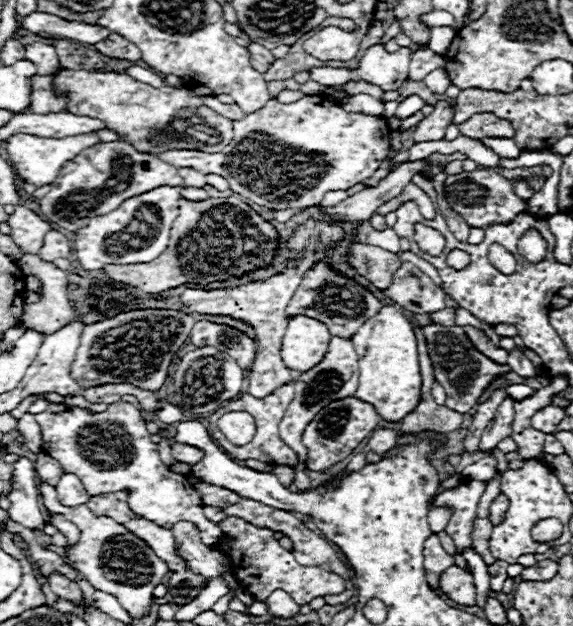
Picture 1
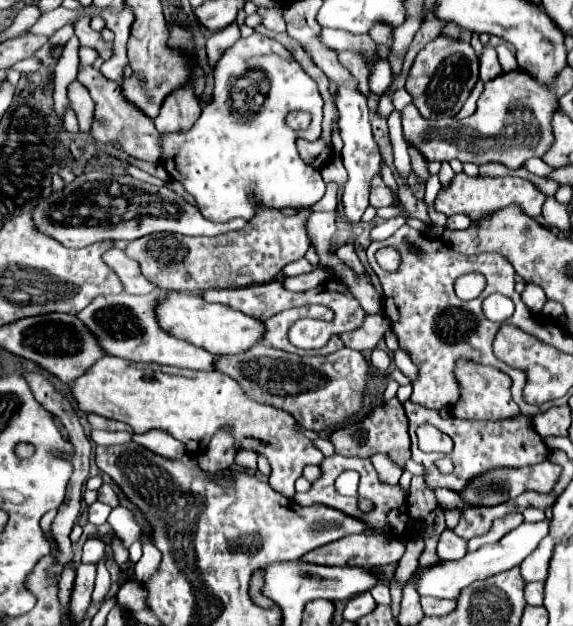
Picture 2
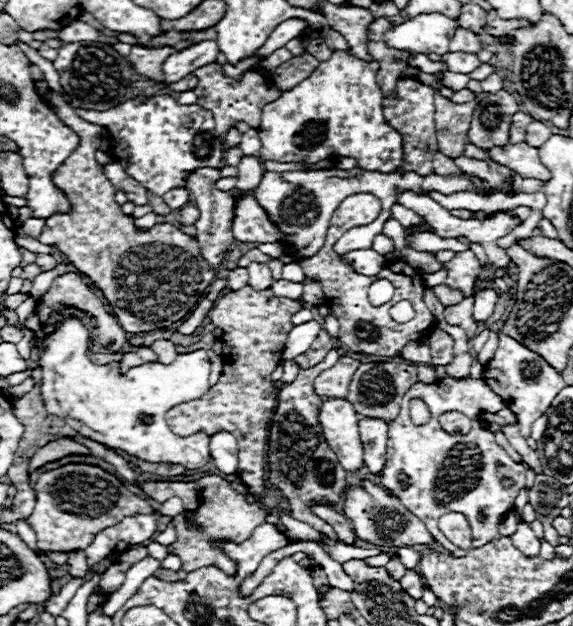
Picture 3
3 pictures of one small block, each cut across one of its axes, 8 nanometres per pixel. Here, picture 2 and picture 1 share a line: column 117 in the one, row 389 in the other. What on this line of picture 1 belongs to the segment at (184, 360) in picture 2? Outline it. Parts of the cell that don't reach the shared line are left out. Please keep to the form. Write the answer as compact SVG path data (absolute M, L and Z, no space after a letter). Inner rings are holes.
M332 336L330 344L328 344L328 352L324 354L324 360L318 362L308 372L298 376L294 400L288 404L288 408L284 412L284 418L280 422L280 438L298 454L298 464L294 466L294 484L296 484L298 490L311 489L311 480L306 476L308 450L302 444L304 428L308 426L308 422L312 422L312 418L316 416L316 412L320 412L320 408L328 406L332 400L340 400L344 396L354 396L356 388L358 388L358 354L352 346L352 340Z

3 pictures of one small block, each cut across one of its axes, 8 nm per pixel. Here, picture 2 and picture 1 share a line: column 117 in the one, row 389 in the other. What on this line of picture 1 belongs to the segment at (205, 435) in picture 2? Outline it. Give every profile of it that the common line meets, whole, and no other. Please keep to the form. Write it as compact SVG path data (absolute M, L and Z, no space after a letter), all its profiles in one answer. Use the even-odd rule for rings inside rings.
M382 306L378 314L368 318L360 330L352 336L356 352L364 352L360 358L360 384L356 398L372 404L384 420L402 420L420 400L420 366L416 352L416 336L410 320L398 306Z

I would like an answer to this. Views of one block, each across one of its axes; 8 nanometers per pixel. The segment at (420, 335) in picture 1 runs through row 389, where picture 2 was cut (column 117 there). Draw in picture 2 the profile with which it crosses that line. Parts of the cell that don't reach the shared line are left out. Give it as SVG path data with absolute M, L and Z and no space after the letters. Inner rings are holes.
M88 414L88 422L92 428L100 428L100 430L126 430L132 434L132 428L122 424L122 422L116 422L116 420L108 420L108 418L102 418L102 416L96 416L96 414Z

